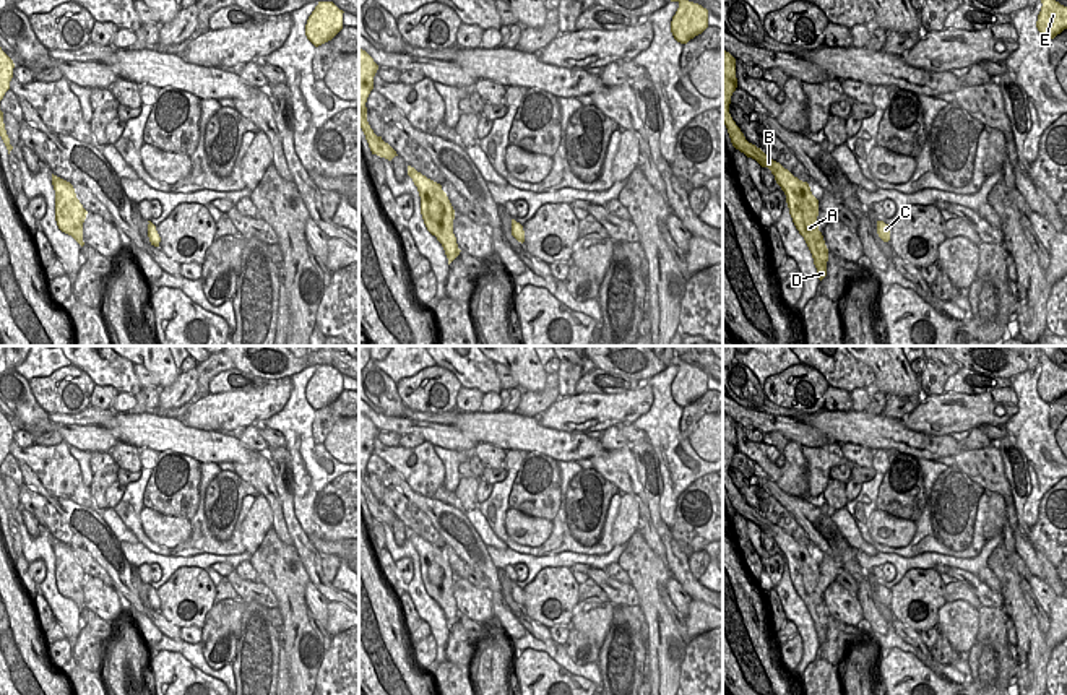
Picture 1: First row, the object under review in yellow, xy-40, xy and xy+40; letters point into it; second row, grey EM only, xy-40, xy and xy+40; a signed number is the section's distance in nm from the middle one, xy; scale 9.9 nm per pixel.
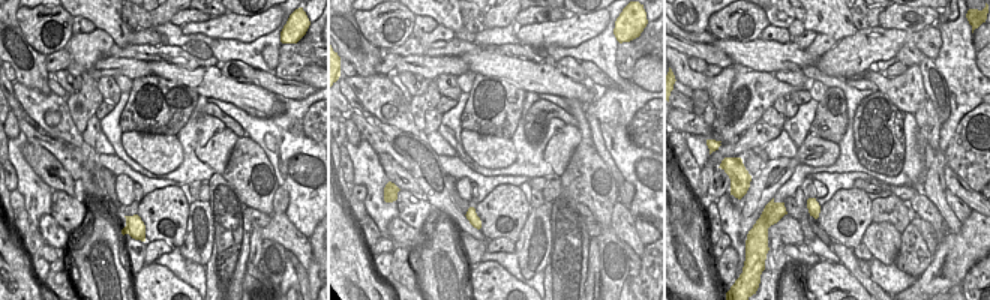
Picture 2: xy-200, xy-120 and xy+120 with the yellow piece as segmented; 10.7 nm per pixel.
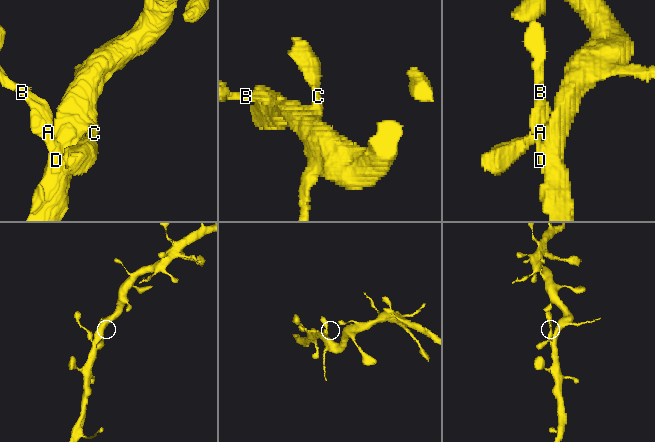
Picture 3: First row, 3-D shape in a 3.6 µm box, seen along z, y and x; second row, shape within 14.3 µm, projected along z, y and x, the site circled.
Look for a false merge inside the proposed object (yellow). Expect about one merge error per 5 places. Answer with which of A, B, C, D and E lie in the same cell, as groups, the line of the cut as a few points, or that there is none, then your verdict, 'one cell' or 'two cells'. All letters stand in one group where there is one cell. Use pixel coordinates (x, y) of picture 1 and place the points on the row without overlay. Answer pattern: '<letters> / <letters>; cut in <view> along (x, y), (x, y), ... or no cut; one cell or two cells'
A B C D E; no cut; one cell

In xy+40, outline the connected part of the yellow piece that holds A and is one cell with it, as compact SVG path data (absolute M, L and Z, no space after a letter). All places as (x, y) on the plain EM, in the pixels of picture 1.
M723 414L723 487L728 492L731 507L747 521L755 523L762 531L768 531L776 547L786 559L789 578L799 598L804 601L817 632L819 643L827 640L828 612L819 594L819 563L812 559L807 546L794 541L780 526L770 523L760 512L749 507L729 477L731 460L737 451L736 422Z

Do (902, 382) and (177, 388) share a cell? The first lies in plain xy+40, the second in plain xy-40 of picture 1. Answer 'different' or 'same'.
different

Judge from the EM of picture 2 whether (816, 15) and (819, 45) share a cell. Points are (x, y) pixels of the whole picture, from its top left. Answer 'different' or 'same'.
different

